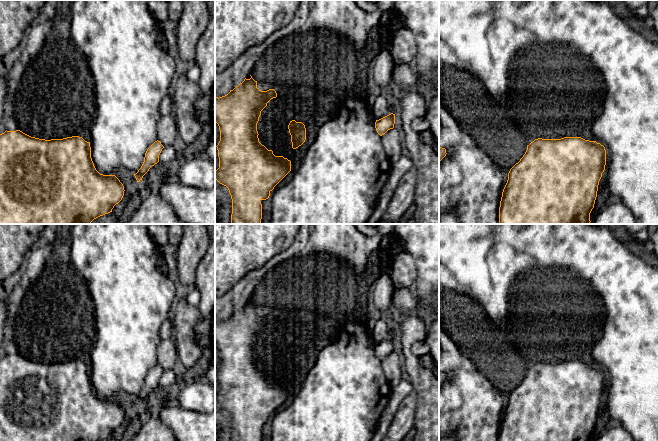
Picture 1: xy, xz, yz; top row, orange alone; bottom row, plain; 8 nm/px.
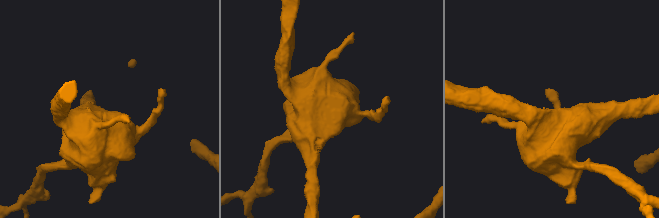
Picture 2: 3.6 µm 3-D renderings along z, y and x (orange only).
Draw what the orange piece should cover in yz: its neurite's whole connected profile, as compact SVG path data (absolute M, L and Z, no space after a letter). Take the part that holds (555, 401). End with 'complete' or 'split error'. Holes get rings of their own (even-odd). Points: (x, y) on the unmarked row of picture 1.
M581 361L535 363L508 397L499 441L590 441L605 389L605 371L596 365Z | complete

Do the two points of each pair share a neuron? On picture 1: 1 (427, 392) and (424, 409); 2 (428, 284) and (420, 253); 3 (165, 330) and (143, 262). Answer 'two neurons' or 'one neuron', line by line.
1: one neuron
2: one neuron
3: two neurons

